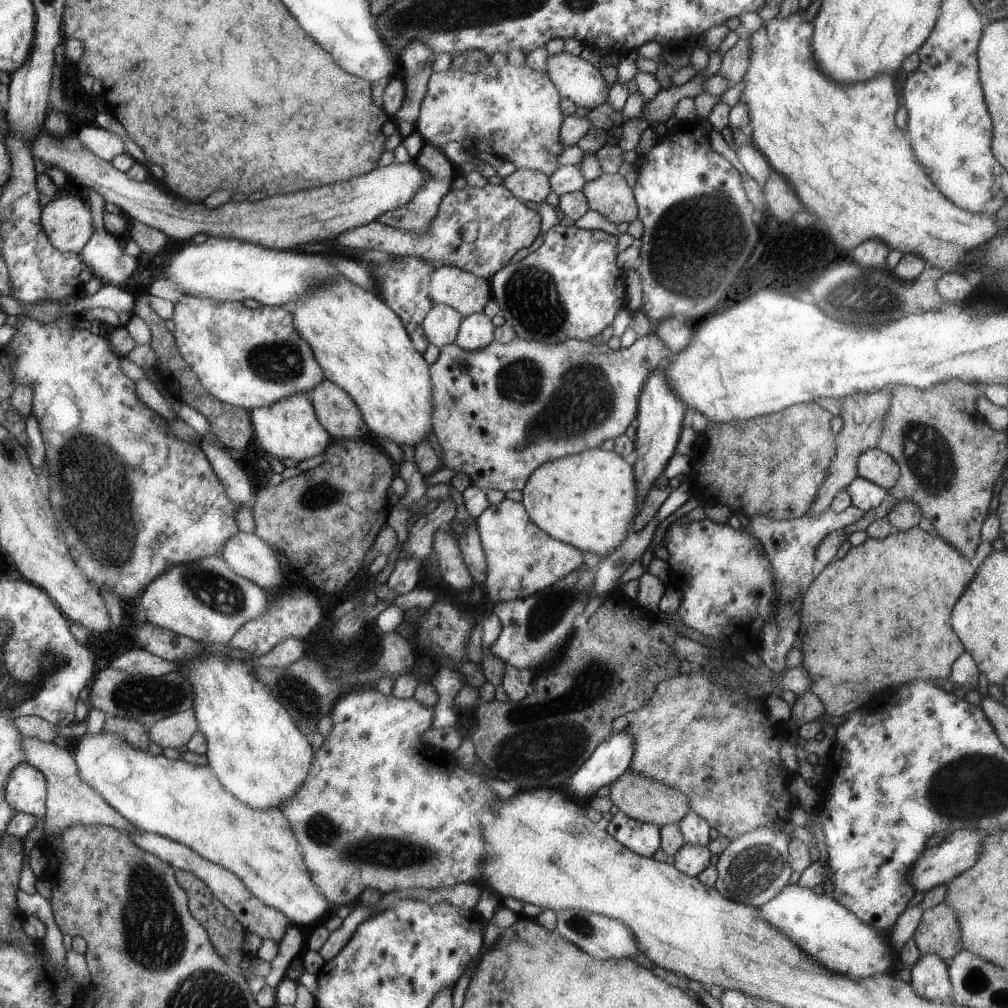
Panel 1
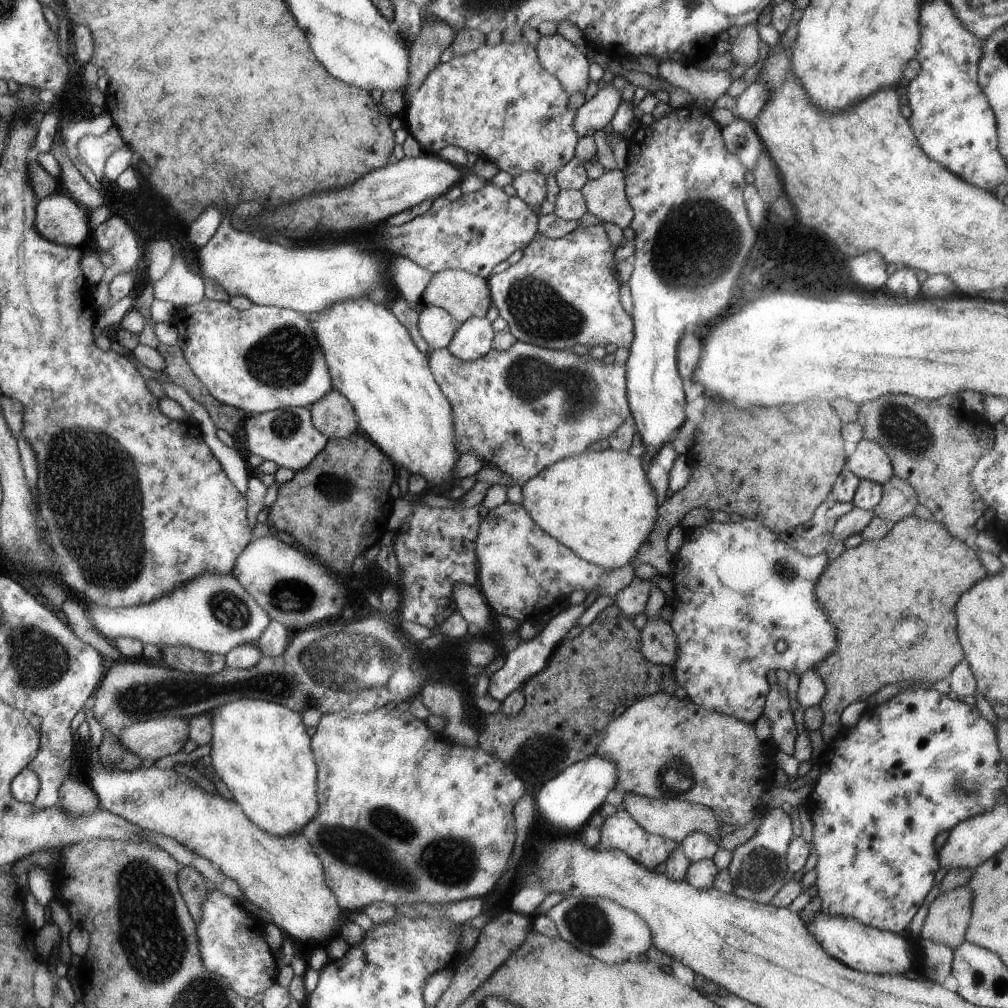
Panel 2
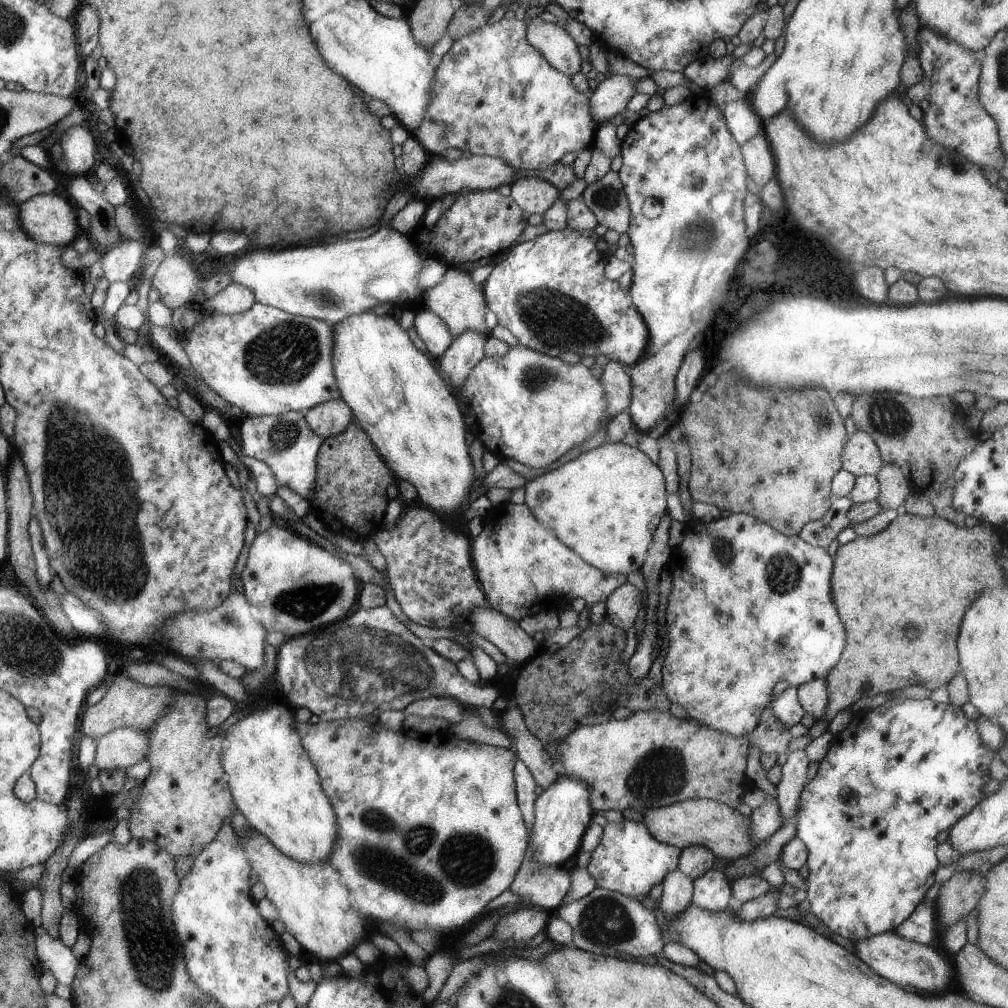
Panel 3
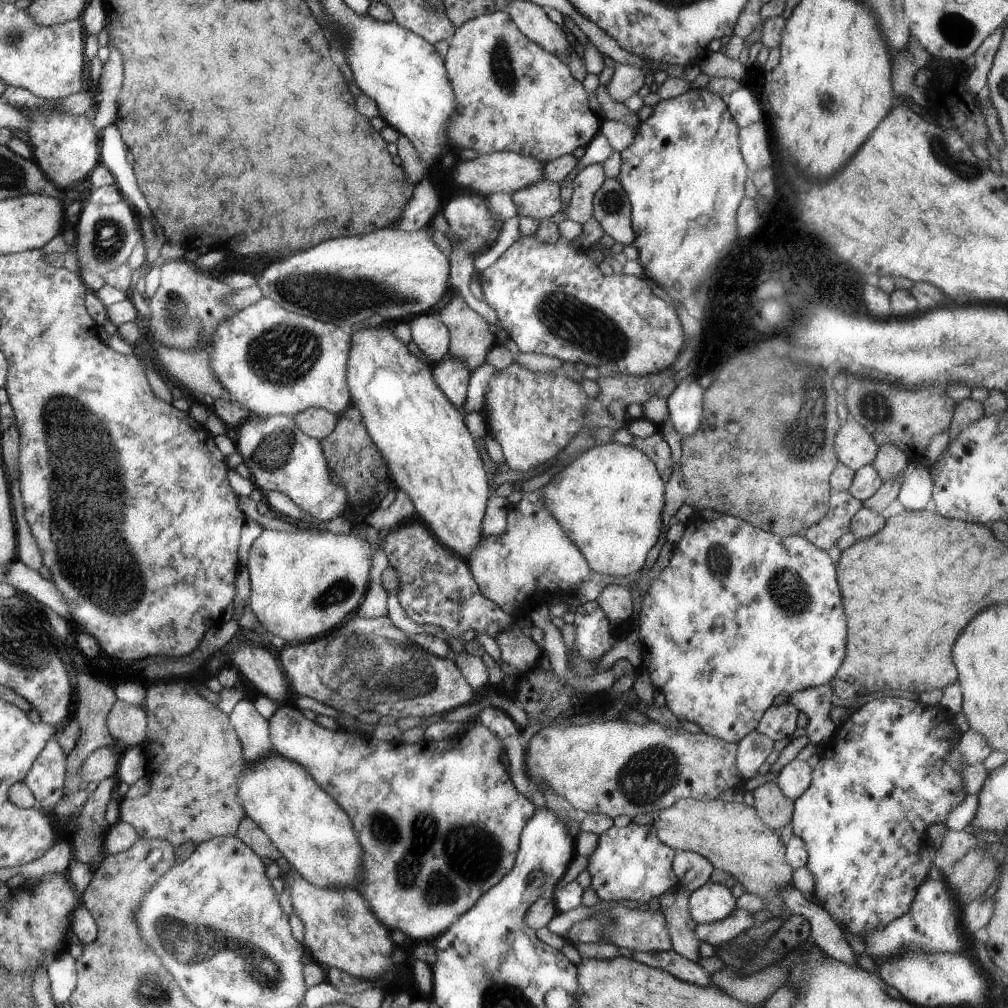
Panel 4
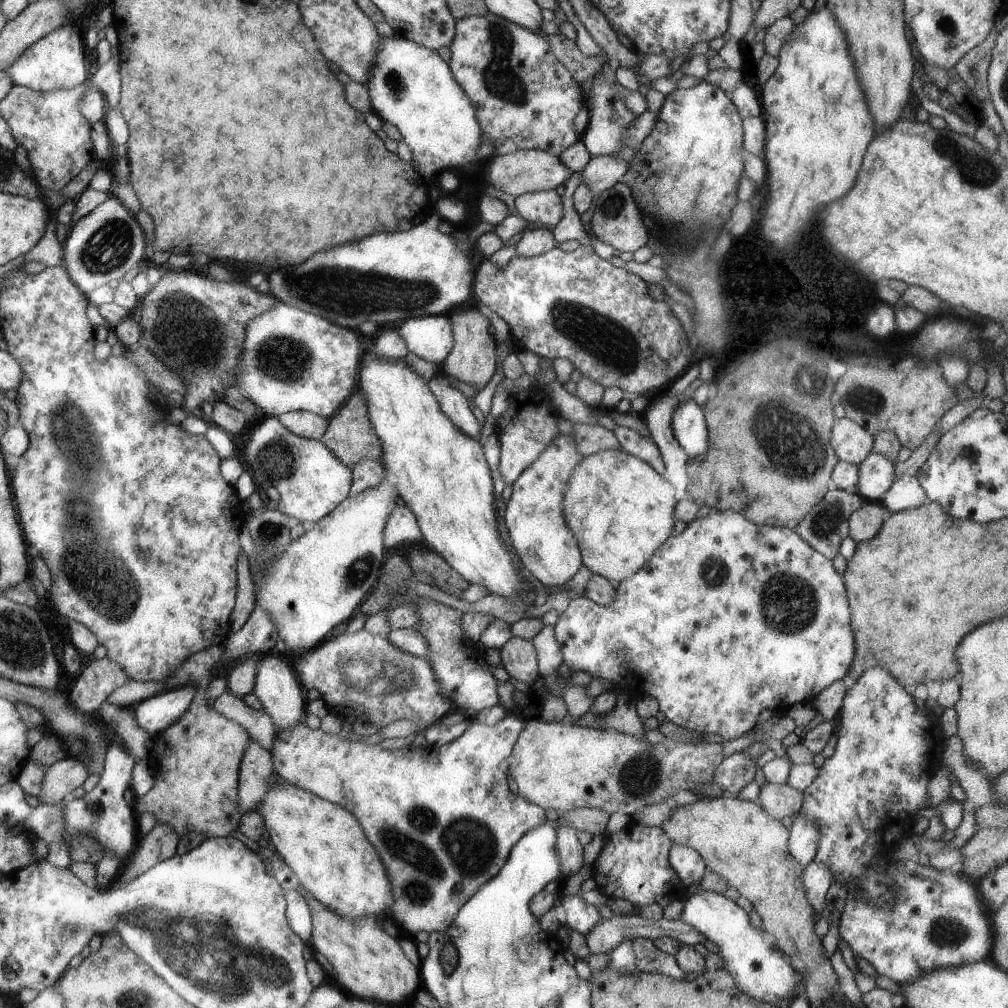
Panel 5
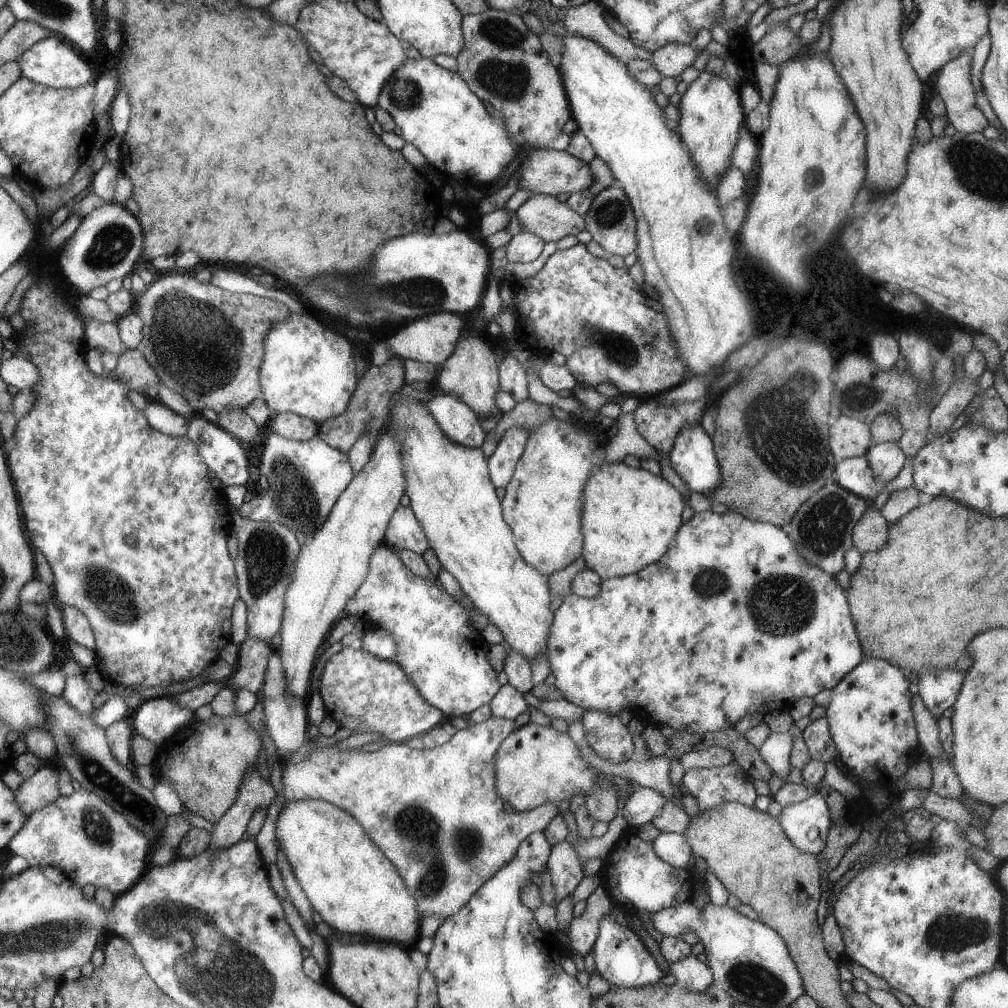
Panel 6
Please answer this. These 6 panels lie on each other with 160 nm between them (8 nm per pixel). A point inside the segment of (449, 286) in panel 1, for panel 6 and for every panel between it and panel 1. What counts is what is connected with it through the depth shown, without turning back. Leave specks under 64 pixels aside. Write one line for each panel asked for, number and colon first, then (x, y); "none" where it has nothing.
2: (464, 295)
3: (461, 303)
4: (470, 340)
5: (473, 359)
6: (470, 372)

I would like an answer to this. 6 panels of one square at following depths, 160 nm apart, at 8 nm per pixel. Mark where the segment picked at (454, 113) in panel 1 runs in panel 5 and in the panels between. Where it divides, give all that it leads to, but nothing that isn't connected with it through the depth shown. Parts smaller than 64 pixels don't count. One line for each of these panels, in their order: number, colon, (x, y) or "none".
2: (499, 103)
3: (495, 95)
4: (512, 95)
5: (526, 99)

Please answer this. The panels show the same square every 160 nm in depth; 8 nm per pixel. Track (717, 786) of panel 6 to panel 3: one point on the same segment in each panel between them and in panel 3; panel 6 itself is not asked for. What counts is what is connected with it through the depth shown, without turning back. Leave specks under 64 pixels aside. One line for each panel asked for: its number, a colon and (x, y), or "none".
3: (771, 736)
4: (753, 749)
5: (738, 770)

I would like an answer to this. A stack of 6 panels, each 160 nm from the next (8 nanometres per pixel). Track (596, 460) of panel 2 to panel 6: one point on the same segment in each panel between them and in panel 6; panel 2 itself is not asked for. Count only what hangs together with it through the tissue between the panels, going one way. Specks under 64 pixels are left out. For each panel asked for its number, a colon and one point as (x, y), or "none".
3: (605, 505)
4: (609, 500)
5: (621, 510)
6: (630, 517)

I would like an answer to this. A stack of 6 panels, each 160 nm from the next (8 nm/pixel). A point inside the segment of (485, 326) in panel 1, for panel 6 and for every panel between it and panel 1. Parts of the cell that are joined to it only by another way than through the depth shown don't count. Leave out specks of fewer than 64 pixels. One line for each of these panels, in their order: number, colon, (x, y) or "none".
2: (473, 339)
3: (466, 350)
4: (452, 375)
5: (452, 401)
6: (455, 417)

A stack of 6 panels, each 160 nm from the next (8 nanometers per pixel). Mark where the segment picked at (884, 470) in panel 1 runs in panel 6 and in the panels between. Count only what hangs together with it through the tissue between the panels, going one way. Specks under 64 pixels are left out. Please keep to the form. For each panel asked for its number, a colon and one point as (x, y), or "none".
2: (870, 462)
3: (861, 456)
4: (854, 447)
5: (851, 442)
6: (849, 437)

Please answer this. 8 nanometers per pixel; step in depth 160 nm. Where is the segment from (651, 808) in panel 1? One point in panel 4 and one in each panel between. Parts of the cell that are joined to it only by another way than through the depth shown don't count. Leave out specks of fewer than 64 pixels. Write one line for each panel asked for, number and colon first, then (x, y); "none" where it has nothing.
2: (674, 819)
3: (702, 822)
4: (731, 836)

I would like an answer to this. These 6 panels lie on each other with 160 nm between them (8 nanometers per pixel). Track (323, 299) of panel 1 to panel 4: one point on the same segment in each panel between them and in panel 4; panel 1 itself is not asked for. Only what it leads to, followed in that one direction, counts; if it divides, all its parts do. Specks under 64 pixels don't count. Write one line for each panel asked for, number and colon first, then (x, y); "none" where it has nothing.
2: (373, 361)
3: (398, 397)
4: (430, 455)

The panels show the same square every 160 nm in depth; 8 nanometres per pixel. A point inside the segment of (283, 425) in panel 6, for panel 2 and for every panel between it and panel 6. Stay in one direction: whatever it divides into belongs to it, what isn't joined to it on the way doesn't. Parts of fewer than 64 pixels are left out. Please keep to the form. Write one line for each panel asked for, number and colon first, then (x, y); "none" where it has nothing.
2: (334, 415)
3: (329, 419)
4: (317, 422)
5: (306, 424)

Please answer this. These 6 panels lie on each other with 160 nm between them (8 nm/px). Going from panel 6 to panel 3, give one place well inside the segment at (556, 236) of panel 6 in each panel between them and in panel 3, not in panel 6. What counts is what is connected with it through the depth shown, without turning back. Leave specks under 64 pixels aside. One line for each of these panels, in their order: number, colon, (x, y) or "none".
3: (533, 194)
4: (541, 200)
5: (543, 207)

